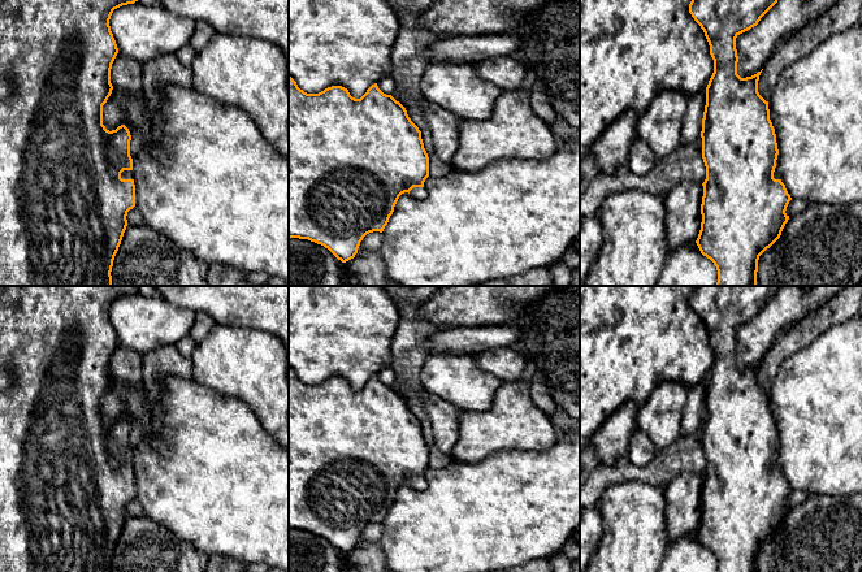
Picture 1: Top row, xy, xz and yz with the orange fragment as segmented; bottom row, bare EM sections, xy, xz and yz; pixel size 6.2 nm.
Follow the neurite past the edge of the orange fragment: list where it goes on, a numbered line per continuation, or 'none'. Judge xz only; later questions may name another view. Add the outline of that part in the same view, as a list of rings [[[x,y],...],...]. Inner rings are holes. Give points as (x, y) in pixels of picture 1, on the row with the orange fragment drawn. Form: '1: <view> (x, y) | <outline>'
1: xz (419, 193) | [[[413,187],[410,191],[410,195],[416,198],[416,199],[424,199],[428,196],[428,192],[426,192],[425,187]]]

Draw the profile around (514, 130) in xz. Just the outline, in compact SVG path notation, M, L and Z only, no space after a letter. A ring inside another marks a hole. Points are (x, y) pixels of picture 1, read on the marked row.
M528 91L502 92L491 116L485 121L460 121L458 127L459 146L452 157L452 169L476 172L503 159L546 160L556 150L556 136L550 126L532 109Z

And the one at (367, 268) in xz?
M380 250L358 252L345 270L346 286L400 286L386 276Z

